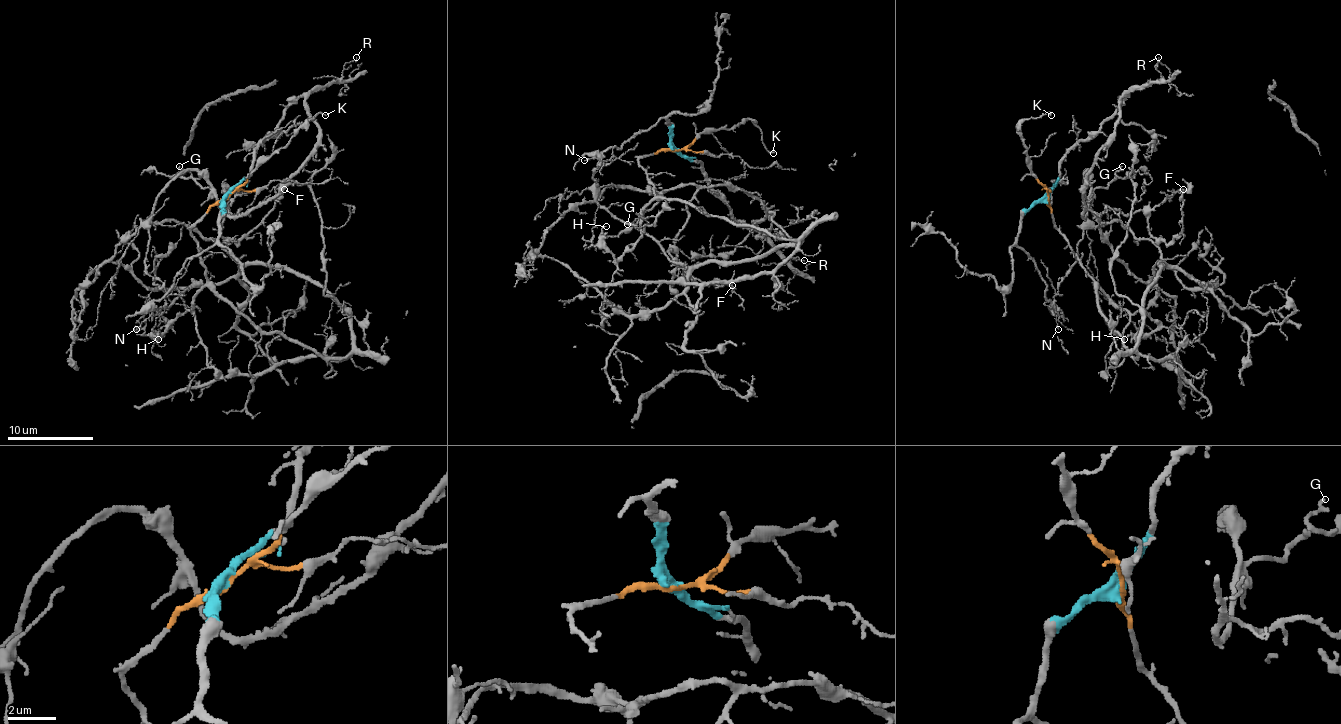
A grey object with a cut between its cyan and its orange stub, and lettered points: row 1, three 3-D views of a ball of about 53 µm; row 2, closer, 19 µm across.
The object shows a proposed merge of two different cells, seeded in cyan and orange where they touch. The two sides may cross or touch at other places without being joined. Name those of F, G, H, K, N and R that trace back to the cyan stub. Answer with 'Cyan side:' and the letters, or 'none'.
Cyan side: F, G, N, R

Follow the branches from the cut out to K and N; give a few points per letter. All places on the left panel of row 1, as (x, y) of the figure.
K: (228, 197), (310, 119), (319, 112), (325, 115)
N: (226, 197), (217, 240), (185, 261), (172, 285), (135, 328)

